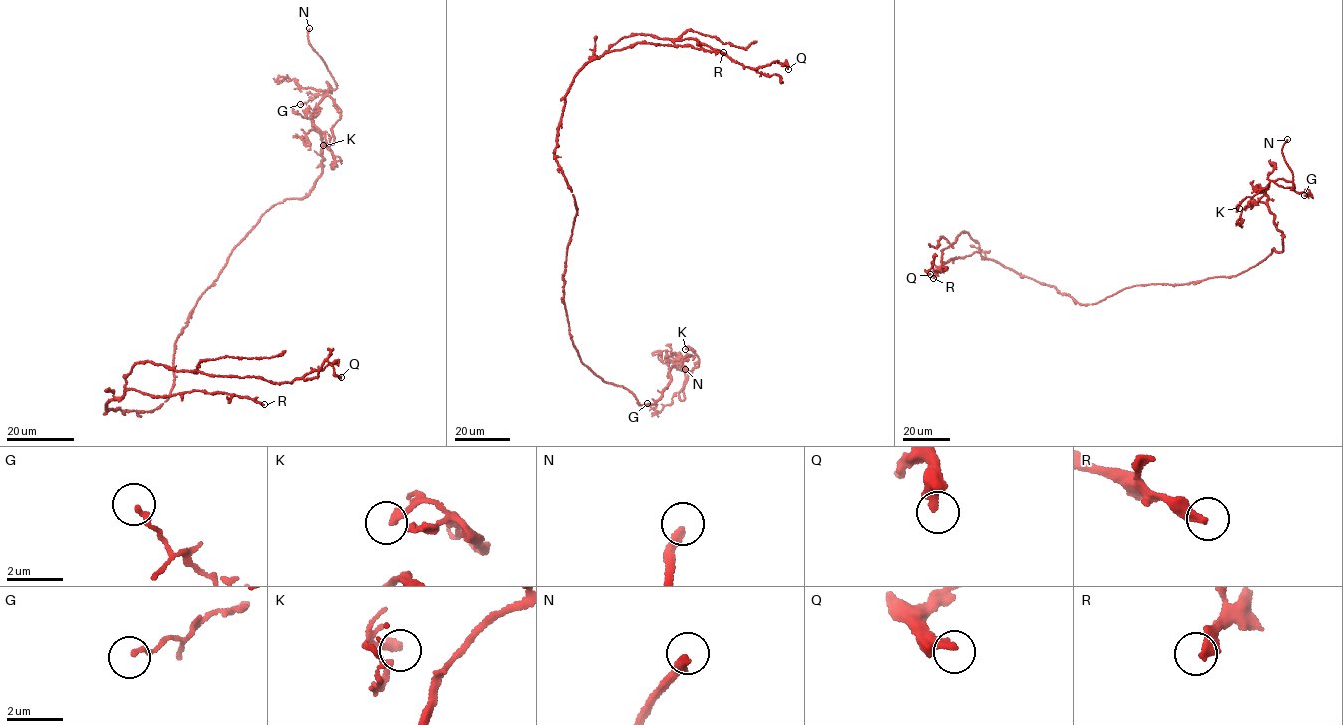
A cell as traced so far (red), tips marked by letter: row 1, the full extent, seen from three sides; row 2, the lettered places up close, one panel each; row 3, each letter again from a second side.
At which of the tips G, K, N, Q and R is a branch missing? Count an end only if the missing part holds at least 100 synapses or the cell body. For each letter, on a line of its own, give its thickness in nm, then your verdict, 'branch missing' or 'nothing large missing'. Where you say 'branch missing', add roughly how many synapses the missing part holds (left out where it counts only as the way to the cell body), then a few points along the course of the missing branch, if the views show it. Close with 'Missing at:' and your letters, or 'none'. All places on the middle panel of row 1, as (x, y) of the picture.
G: 170 nm thick; nothing large missing
K: 240 nm thick; nothing large missing
N: 340 nm thick; branch missing; missing branch runs (685, 369), (680, 383), (685, 392)
Q: 400 nm thick; nothing large missing
R: 320 nm thick; branch missing; about 130 synapses; missing branch runs (723, 52), (734, 53), (761, 41), (777, 40), (792, 34), (802, 23), (803, 27)
Missing at: N, R

